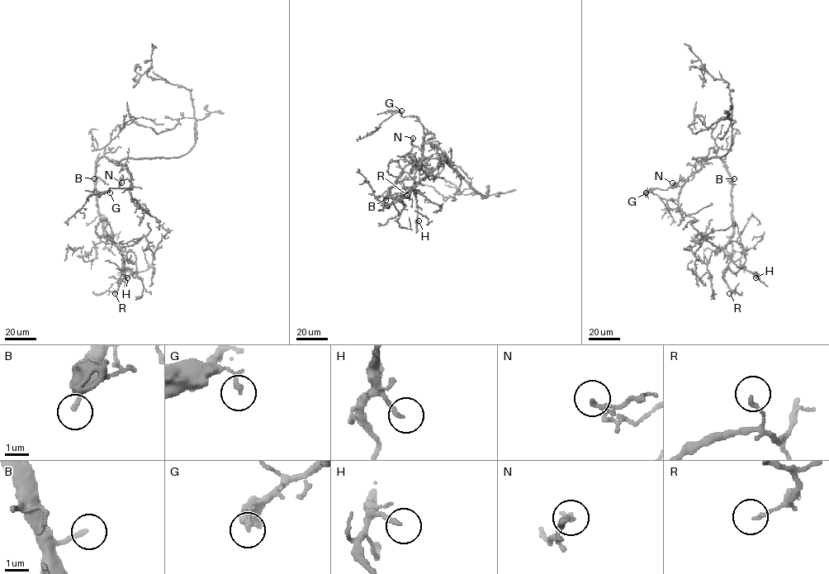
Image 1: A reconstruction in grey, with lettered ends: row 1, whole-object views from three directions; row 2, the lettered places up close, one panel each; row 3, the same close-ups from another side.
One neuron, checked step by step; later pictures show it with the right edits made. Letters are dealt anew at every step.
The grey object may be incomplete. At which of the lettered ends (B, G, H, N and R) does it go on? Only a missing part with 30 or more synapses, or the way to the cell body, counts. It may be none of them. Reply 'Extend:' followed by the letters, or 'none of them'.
Extend: B

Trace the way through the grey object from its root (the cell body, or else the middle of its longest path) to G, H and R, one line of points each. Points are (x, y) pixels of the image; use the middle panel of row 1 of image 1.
G: (409, 163), (403, 172), (410, 173), (422, 163), (424, 133), (417, 116), (402, 116), (401, 111)
H: (409, 163), (388, 189), (387, 197), (398, 199), (411, 188), (415, 196), (419, 220)
R: (409, 163), (388, 189), (387, 197), (398, 199), (411, 188), (415, 196), (414, 189), (409, 198), (406, 195)

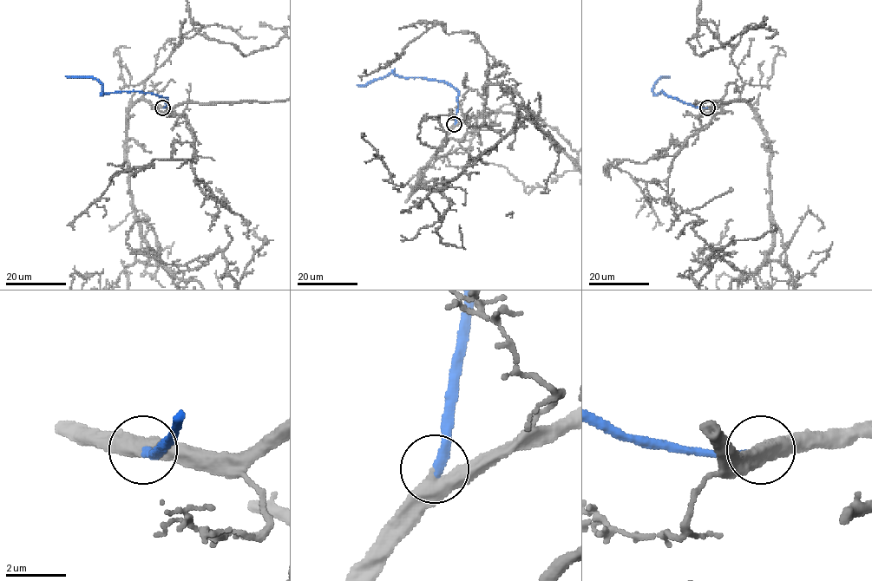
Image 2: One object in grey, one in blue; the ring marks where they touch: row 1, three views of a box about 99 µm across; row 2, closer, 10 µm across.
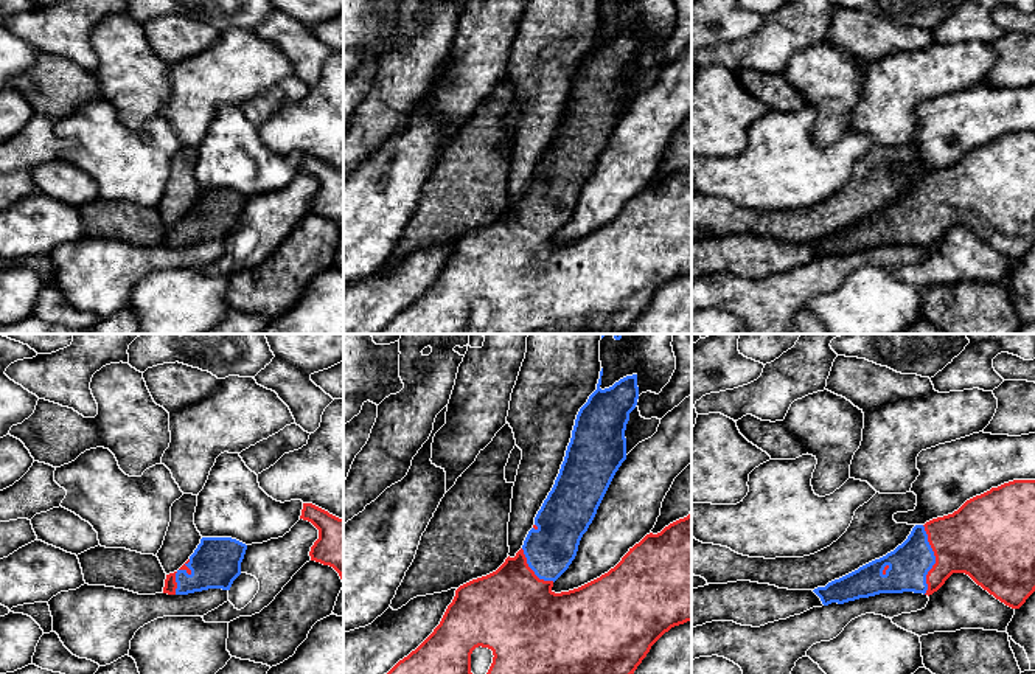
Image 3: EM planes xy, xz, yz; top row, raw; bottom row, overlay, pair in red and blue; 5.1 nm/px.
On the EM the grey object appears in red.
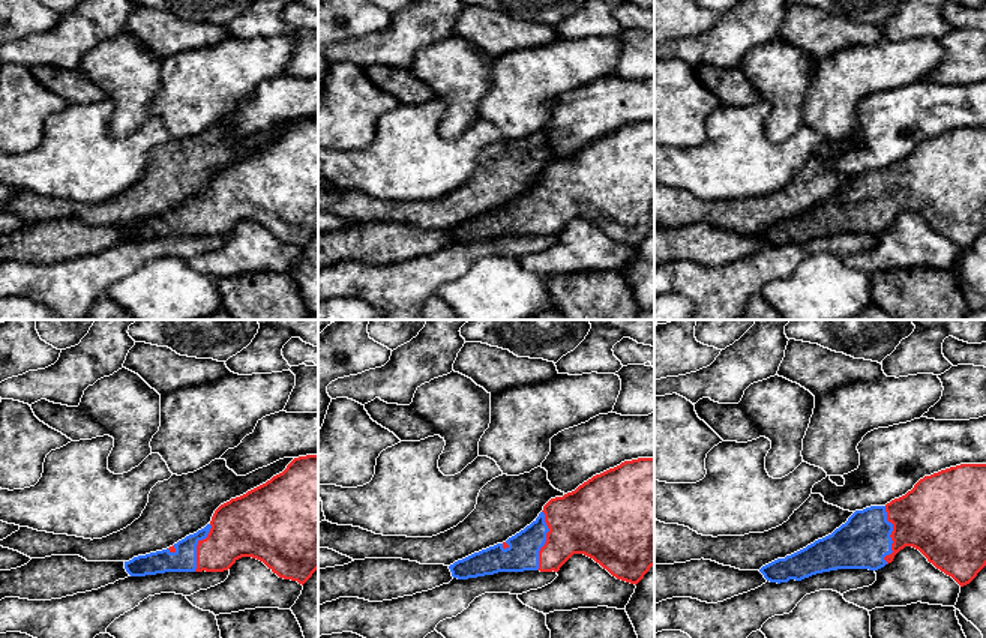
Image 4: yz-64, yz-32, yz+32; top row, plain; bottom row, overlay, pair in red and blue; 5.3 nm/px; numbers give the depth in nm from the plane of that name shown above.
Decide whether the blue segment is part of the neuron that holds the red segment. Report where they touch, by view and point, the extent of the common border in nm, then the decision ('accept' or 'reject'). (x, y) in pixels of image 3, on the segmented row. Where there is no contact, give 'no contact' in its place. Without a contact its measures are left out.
yz (936, 559) | 360 nm | accept

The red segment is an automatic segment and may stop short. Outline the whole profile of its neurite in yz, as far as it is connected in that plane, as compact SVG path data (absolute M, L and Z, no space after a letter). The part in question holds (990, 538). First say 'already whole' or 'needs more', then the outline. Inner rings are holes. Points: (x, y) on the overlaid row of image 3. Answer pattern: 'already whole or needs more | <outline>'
needs more | M1013 480L991 488L967 500L953 514L915 525L894 551L813 592L824 606L880 593L914 592L929 596L953 573L968 575L1012 609L1026 603L1035 592L1035 480Z

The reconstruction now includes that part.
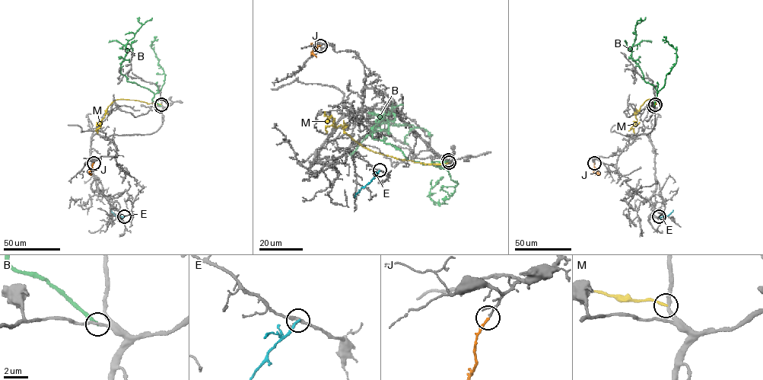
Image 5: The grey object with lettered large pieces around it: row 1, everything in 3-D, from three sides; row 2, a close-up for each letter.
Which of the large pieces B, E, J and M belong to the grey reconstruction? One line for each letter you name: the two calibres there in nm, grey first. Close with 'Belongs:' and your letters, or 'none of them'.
J: 160/150 nm
Belongs: J

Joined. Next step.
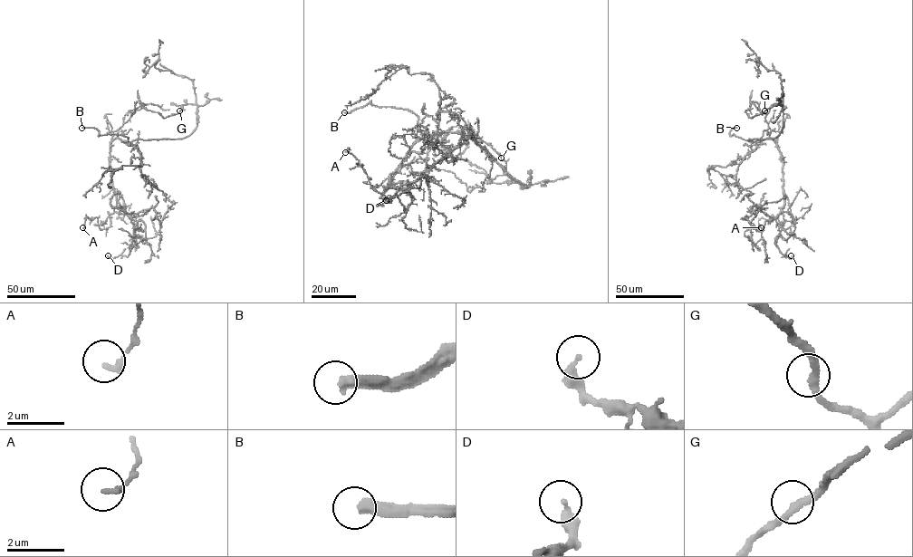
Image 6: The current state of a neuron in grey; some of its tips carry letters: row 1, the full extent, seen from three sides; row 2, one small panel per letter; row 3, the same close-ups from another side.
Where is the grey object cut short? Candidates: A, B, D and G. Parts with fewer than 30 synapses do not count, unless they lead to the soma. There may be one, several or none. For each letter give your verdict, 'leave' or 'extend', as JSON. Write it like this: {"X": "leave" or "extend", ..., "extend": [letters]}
{"A": "leave", "B": "extend", "D": "leave", "G": "leave", "extend": ["B"]}

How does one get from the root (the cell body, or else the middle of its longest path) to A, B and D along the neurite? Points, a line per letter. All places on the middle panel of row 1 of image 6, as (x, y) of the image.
A: (420, 139), (389, 176), (389, 187), (411, 183), (401, 185), (389, 202), (371, 187), (349, 147), (345, 152)
B: (420, 139), (417, 139), (418, 118), (407, 110), (376, 106), (370, 101), (344, 112)
D: (420, 139), (389, 176), (389, 187), (404, 189), (422, 175), (428, 185), (423, 176), (418, 188), (386, 200)

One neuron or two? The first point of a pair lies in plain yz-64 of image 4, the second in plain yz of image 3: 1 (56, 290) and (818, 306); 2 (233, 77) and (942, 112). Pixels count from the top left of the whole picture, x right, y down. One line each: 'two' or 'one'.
1: two
2: two

